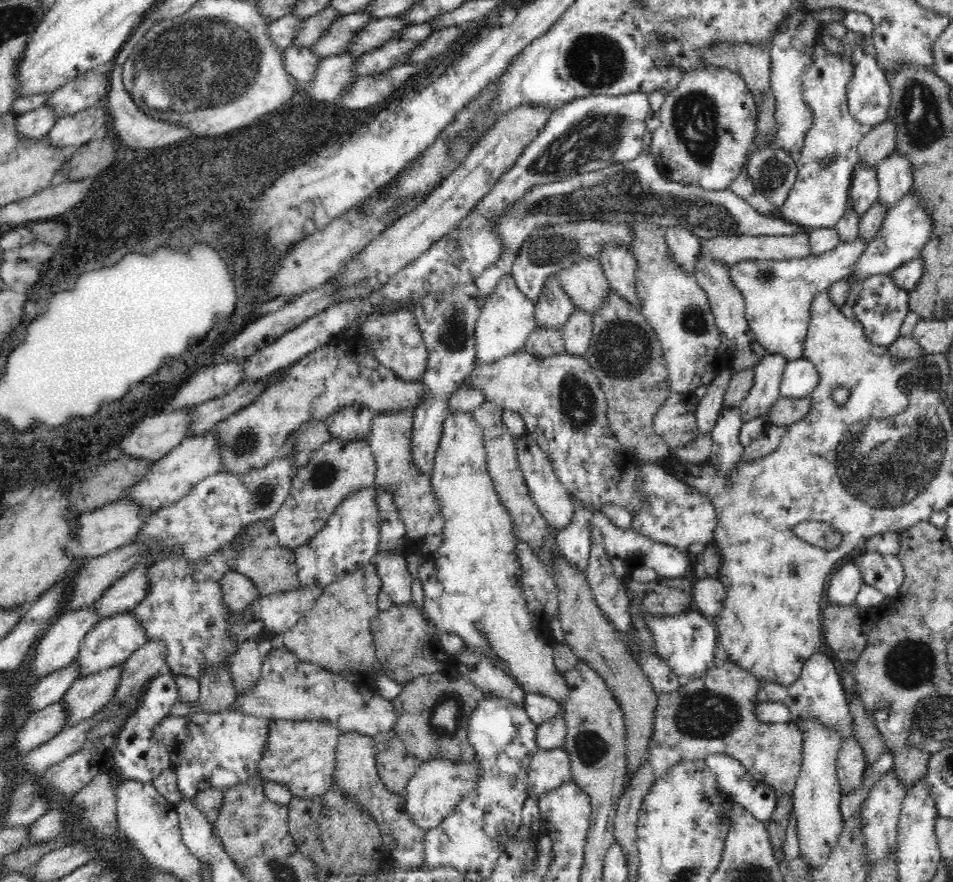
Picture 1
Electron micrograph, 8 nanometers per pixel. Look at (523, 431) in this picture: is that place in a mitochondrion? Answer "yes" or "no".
no

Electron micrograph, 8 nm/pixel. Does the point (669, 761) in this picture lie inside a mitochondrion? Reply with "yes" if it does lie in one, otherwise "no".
no

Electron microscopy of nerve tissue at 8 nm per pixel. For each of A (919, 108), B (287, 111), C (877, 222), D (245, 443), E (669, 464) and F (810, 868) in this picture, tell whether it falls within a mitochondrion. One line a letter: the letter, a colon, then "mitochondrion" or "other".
A: mitochondrion
B: other
C: other
D: mitochondrion
E: other
F: other

